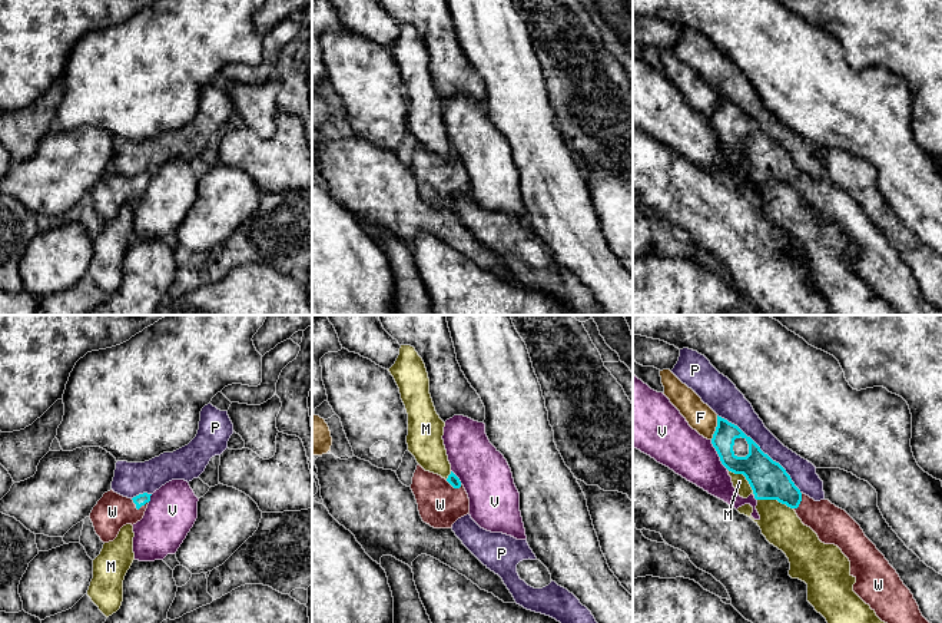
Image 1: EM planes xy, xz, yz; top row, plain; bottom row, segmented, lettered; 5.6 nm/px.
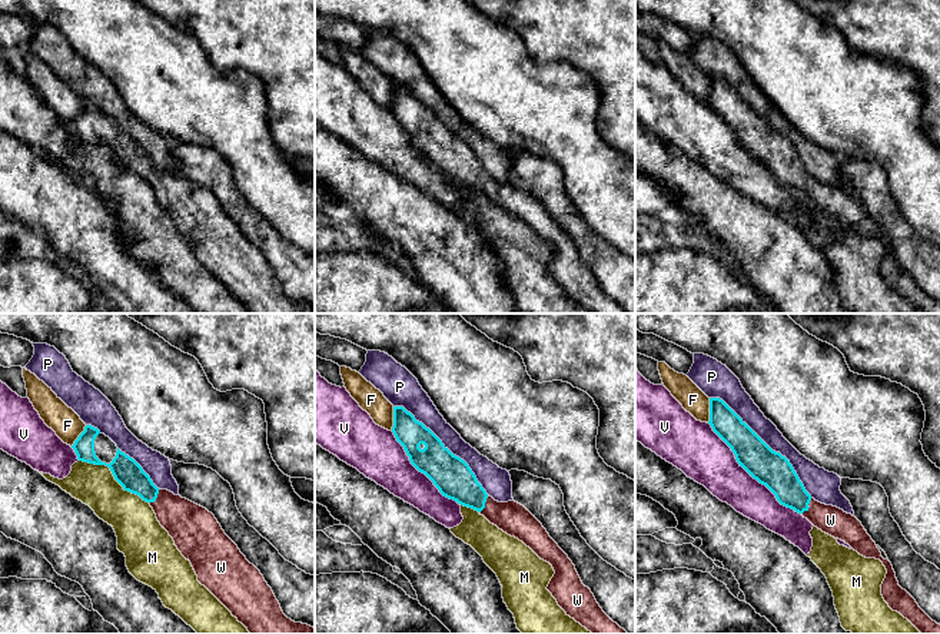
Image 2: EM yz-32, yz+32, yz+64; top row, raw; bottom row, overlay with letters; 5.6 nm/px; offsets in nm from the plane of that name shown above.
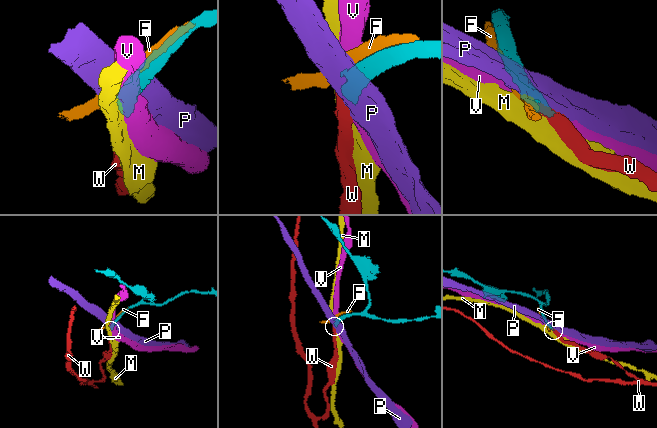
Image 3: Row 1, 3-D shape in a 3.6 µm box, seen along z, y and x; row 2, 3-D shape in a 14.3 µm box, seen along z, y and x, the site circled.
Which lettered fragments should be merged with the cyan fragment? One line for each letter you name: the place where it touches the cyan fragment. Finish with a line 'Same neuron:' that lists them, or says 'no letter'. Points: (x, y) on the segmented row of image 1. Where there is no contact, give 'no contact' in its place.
W: xy (138, 509)
Same neuron: W

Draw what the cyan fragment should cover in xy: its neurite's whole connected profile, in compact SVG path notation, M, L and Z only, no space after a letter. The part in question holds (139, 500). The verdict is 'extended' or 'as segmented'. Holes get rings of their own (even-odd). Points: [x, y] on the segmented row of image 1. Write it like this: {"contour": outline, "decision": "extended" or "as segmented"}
{"contour": "M113 490L105 493L89 516L100 540L103 543L113 541L123 526L133 526L140 521L150 501L150 496L143 493L127 498Z", "decision": "extended"}

